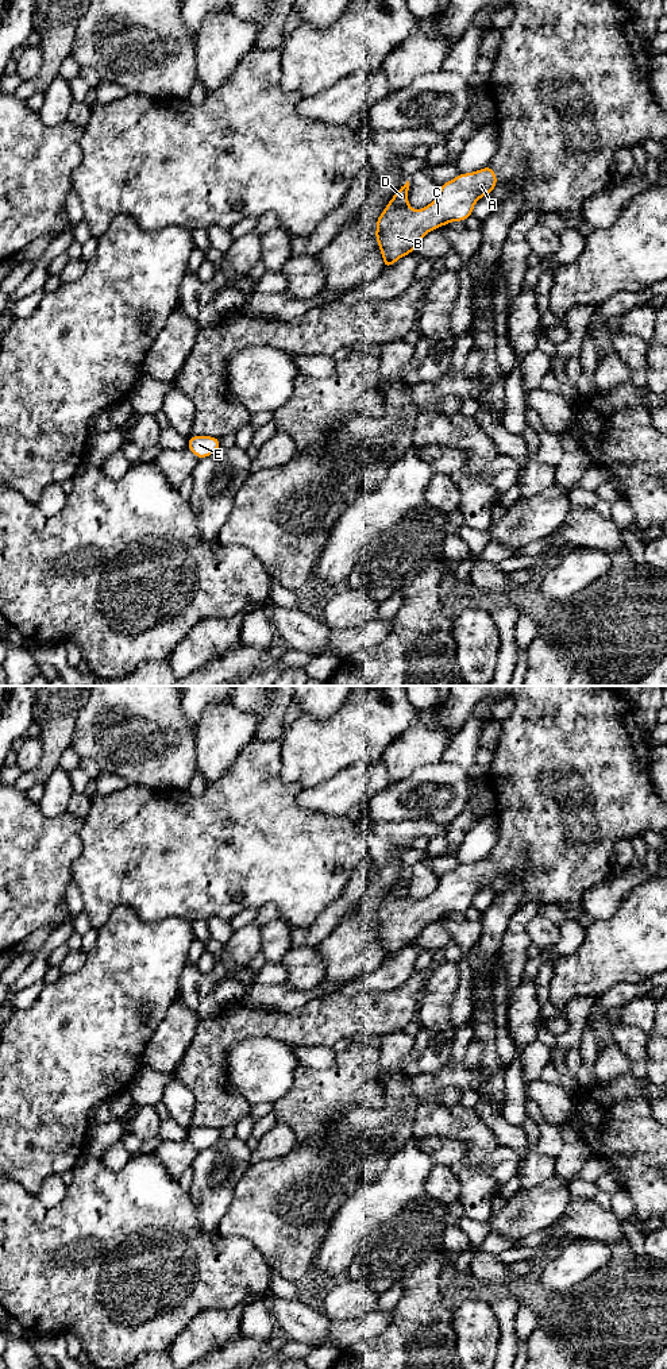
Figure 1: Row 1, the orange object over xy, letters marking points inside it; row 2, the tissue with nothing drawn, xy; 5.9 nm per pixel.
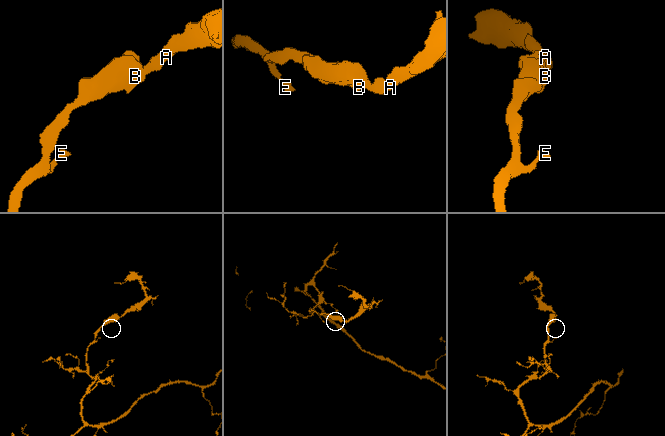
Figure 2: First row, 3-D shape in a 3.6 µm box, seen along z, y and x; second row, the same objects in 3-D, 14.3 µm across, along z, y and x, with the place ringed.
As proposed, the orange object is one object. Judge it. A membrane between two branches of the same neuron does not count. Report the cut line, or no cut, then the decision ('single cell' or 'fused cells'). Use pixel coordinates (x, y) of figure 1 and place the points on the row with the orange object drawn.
cut none; single cell

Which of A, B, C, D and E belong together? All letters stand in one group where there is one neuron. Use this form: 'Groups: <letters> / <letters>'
Groups: A B C D E

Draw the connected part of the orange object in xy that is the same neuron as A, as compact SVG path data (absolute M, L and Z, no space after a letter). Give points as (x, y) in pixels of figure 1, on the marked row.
M489 166L474 173L458 174L440 185L431 204L416 212L408 204L406 181L377 219L375 239L385 262L383 269L409 255L428 231L470 217L475 203L490 194L497 184L496 171Z

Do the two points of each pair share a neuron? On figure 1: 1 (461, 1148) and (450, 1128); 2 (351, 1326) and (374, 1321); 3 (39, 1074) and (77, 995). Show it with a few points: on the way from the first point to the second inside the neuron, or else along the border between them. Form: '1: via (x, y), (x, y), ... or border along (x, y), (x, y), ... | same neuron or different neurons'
1: border along (425, 1137), (459, 1138), (469, 1149) | different neurons
2: via (357, 1326), (369, 1326) | same neuron
3: via (58, 1055), (77, 1036), (77, 1014) | same neuron

